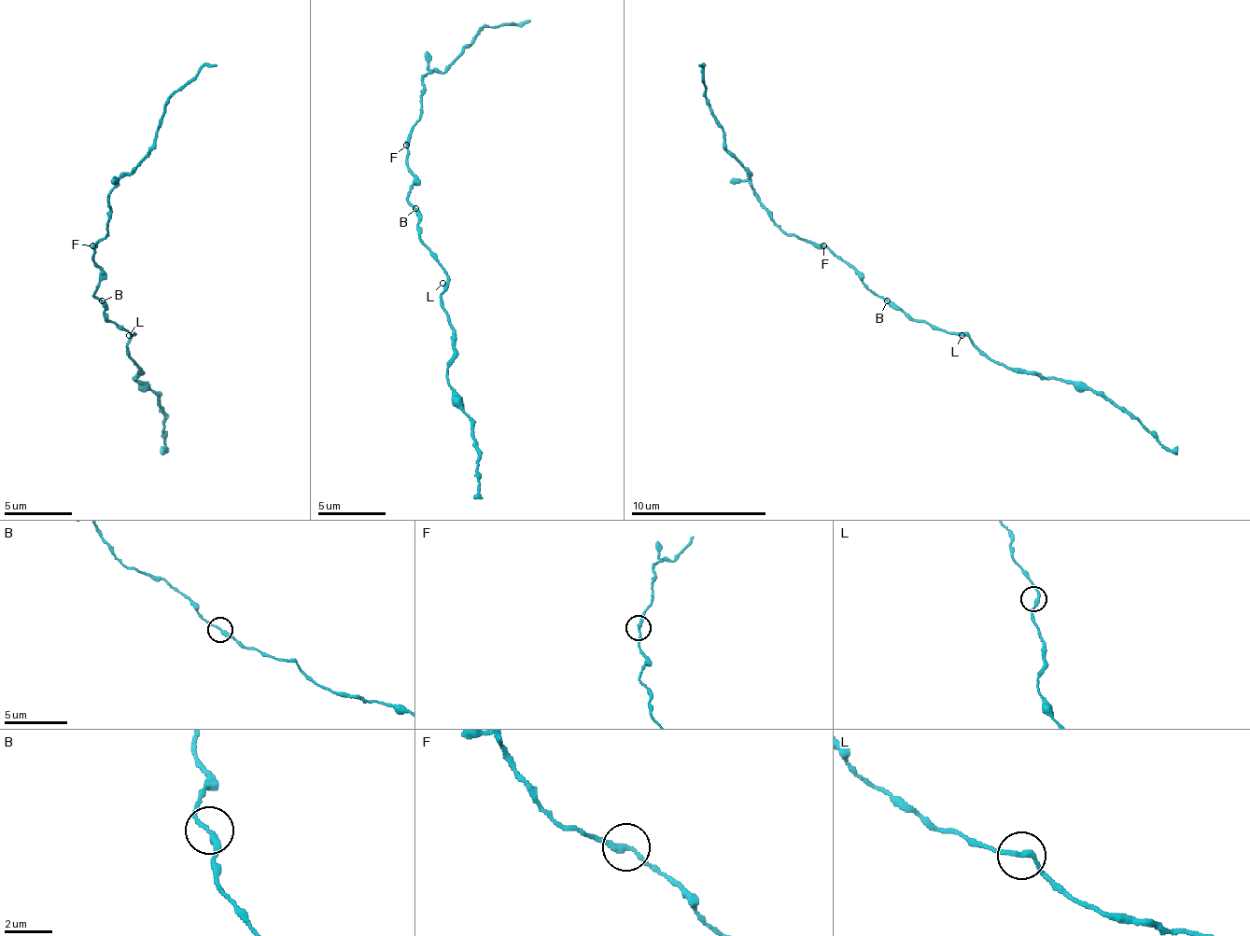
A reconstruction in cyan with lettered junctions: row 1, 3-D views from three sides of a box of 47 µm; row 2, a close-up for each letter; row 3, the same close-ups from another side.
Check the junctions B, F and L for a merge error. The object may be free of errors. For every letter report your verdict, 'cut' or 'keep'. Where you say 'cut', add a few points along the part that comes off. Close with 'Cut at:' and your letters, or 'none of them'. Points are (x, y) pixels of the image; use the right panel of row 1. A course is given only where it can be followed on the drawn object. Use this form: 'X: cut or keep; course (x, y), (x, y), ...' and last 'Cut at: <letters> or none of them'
B: keep
F: cut; course (822, 246), (785, 232), (751, 185), (751, 172), (727, 147), (709, 104), (703, 66), (699, 66)
L: keep
Cut at: F

